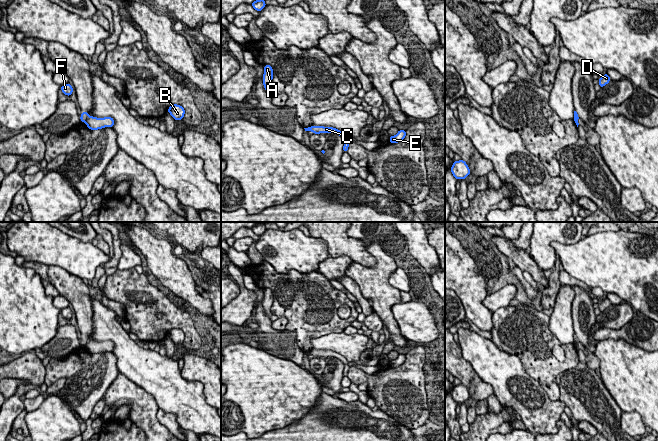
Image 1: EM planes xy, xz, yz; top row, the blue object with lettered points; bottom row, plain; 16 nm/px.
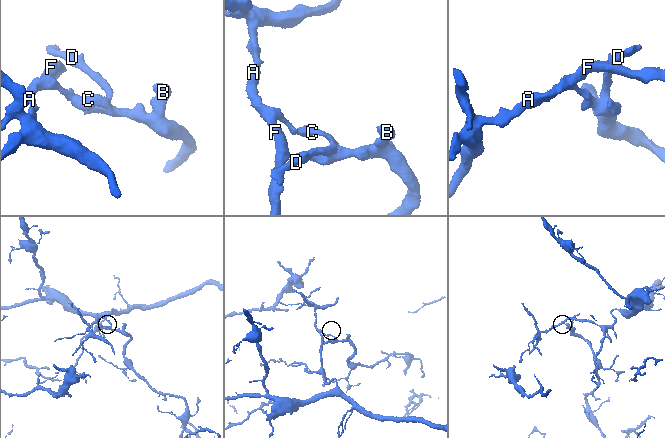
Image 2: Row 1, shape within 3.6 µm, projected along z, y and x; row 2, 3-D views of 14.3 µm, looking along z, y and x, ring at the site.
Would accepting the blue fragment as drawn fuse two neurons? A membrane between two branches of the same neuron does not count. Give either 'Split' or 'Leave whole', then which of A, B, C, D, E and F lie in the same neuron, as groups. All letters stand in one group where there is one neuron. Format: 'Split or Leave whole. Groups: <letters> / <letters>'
Split. Groups: A F / B C D E

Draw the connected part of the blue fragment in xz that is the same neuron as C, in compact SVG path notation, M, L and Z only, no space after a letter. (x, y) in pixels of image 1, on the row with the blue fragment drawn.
M311 126L310 131L312 131L315 134L320 134L320 133L325 133L325 134L326 133L335 133L335 134L338 134L345 141L344 146L343 146L343 152L347 152L350 143L348 142L348 137L342 131L340 131L336 128L333 128L333 127L324 127L324 126Z

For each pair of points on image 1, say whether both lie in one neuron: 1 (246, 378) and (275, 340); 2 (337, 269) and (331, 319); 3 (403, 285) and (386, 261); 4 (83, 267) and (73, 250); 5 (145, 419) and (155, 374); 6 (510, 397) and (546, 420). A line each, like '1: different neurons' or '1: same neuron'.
1: different neurons
2: different neurons
3: different neurons
4: same neuron
5: different neurons
6: same neuron

